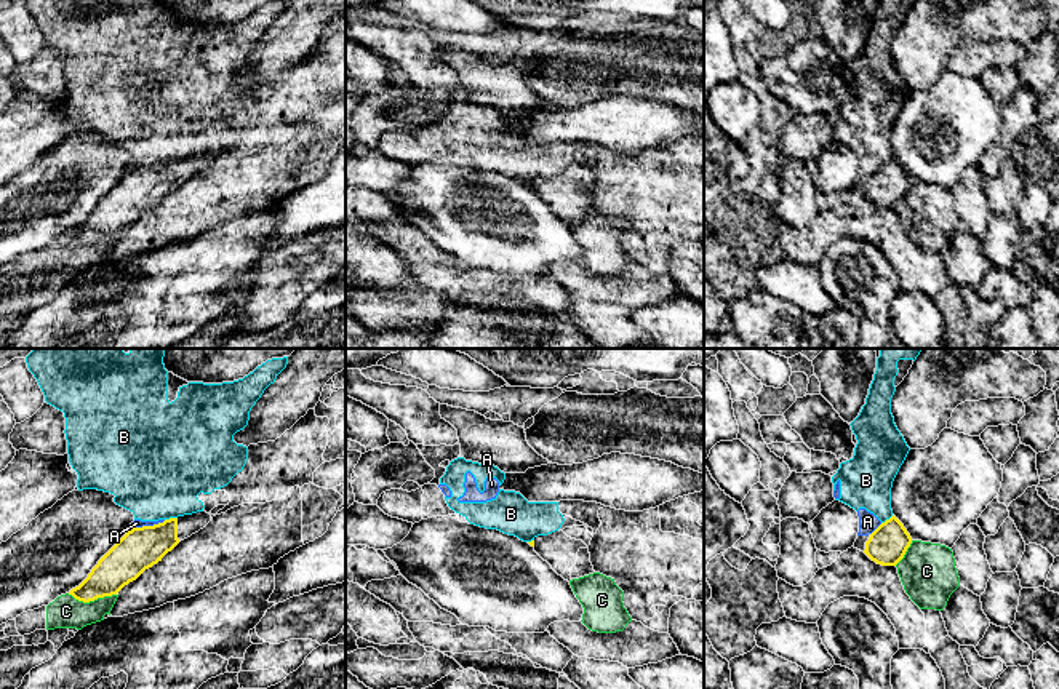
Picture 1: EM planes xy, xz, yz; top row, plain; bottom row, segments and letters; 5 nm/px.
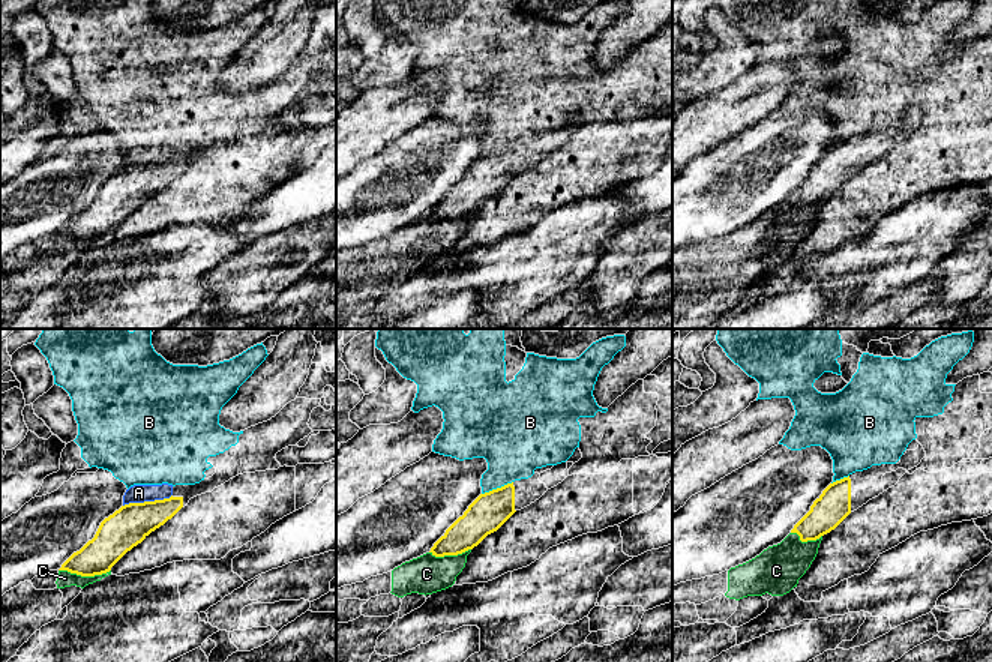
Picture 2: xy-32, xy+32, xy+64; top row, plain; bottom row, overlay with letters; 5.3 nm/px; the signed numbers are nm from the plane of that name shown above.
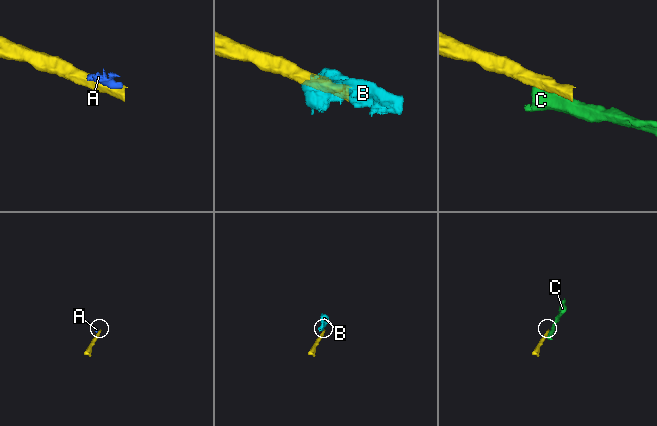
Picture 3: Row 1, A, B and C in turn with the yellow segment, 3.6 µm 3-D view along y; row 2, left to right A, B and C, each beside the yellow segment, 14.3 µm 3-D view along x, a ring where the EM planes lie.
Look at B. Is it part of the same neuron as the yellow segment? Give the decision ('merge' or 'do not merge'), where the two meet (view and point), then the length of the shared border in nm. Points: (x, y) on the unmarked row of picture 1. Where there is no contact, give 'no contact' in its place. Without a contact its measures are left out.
do not merge; meets yellow in xy at (170, 160); contact 70 nm long

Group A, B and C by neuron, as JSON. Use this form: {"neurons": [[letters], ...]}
{"neurons": [["A", "B"], ["C"]]}

